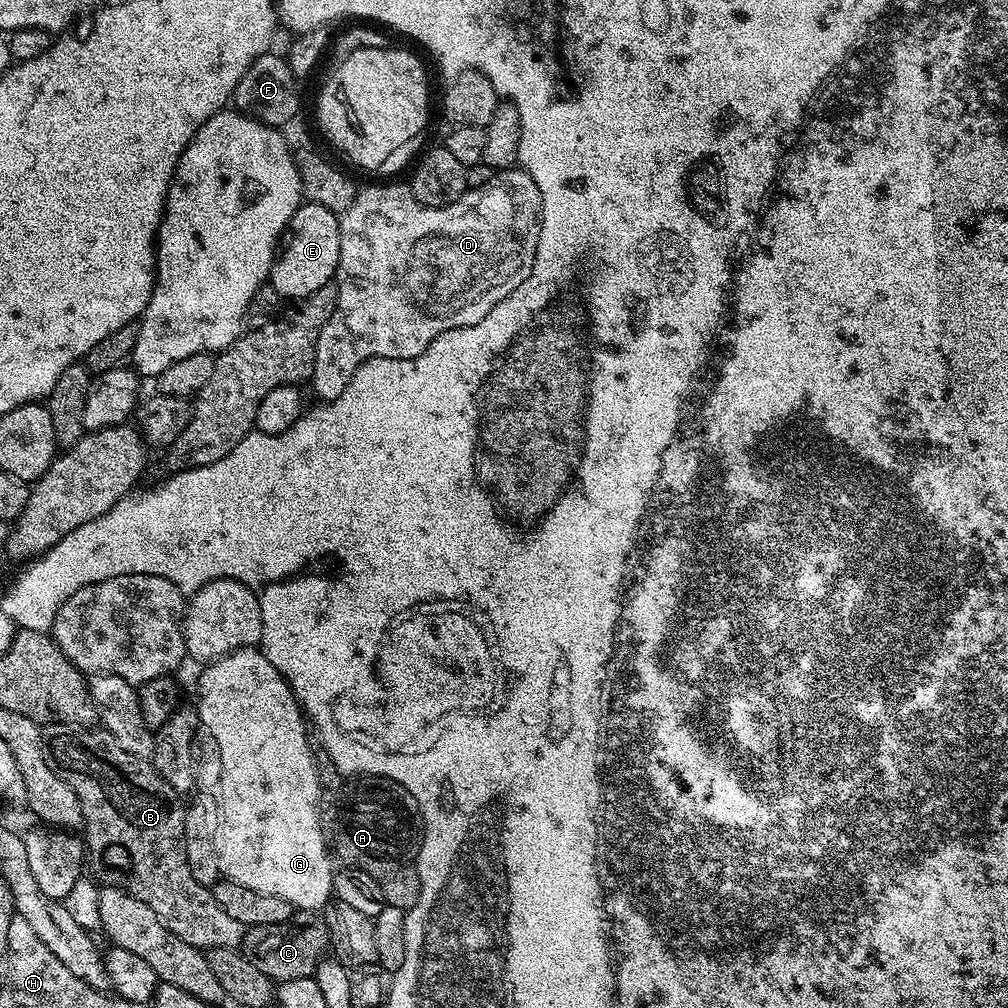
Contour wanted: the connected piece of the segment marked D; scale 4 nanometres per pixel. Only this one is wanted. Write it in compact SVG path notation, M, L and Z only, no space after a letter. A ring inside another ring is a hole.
M519 166L508 167L504 171L497 171L490 182L480 188L469 188L452 204L445 208L428 208L419 204L414 198L411 187L404 184L372 184L369 188L361 187L356 193L354 202L340 216L340 233L342 234L342 254L338 262L338 270L334 277L336 285L336 308L330 314L326 326L318 334L318 346L314 350L314 366L310 377L310 385L320 395L321 401L327 402L338 398L342 390L346 390L346 382L358 370L358 366L365 364L370 358L418 358L422 350L438 334L446 330L454 330L462 326L474 326L474 322L482 322L502 298L506 298L522 282L526 282L526 274L534 266L534 254L538 250L538 234L540 233L540 191L534 186L534 180L528 172Z

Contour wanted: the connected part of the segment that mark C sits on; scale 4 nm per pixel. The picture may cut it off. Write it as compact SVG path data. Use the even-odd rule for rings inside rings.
M320 918L293 919L287 924L254 926L244 933L243 951L255 959L258 970L274 982L294 978L315 977L316 968L322 957L329 951L328 931Z

